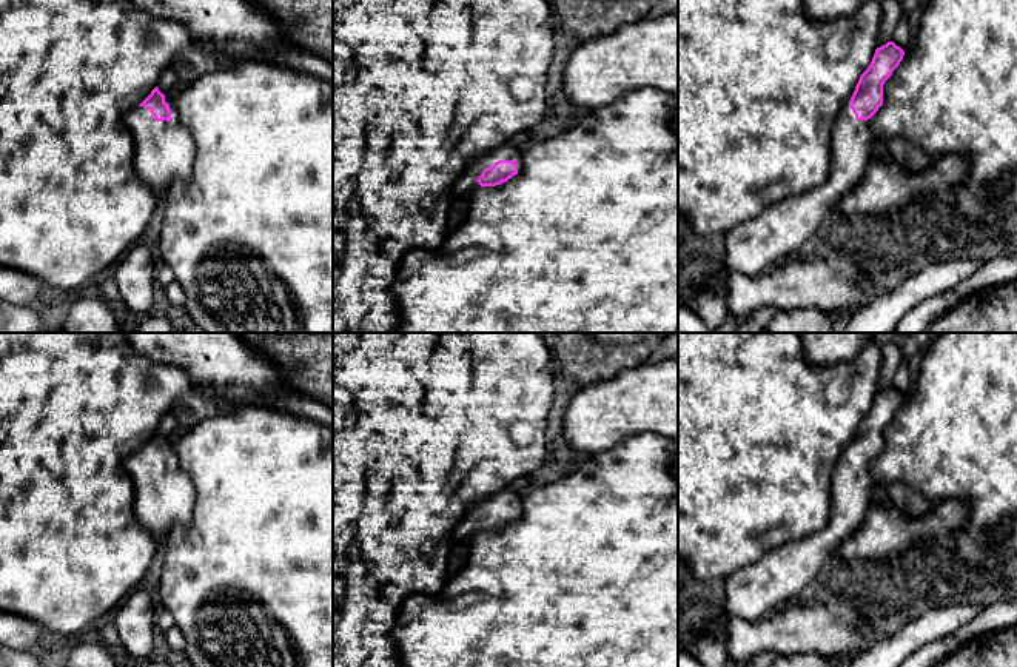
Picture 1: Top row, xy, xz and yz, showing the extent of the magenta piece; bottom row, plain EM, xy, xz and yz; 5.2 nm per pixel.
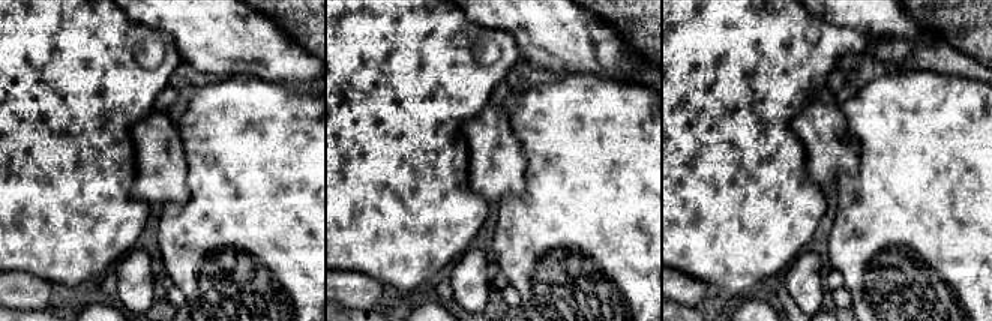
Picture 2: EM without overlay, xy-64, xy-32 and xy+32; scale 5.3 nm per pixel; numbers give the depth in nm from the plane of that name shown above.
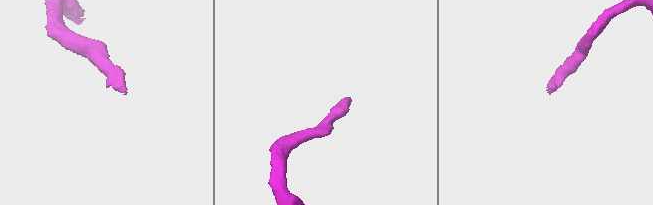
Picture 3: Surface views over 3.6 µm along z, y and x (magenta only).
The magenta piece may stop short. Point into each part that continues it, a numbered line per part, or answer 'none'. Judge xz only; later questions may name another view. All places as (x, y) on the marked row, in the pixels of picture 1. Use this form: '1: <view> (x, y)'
1: xz (469, 182)

